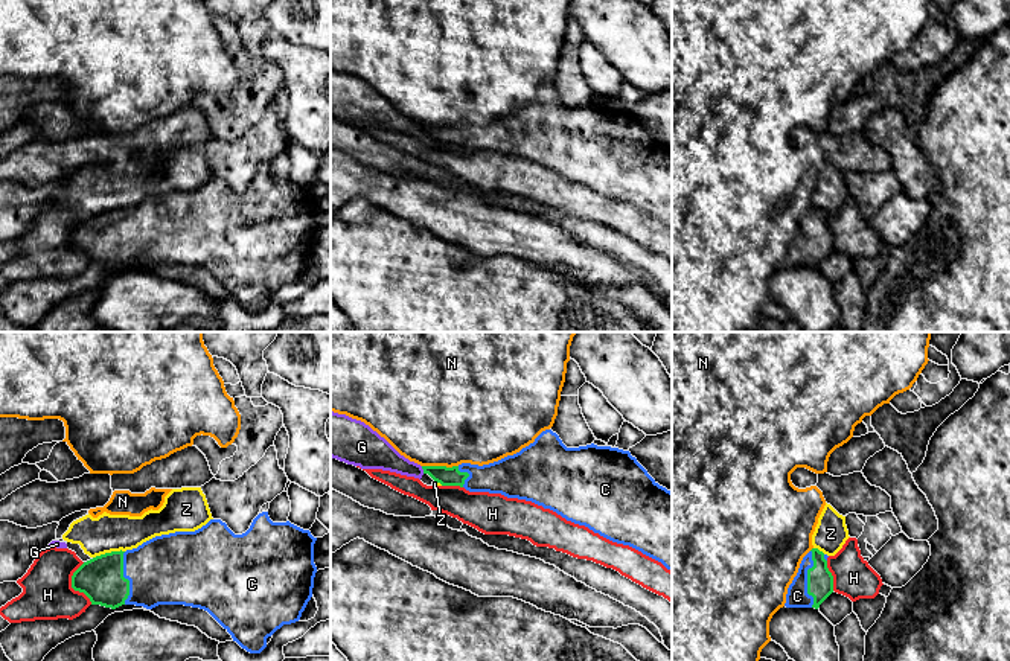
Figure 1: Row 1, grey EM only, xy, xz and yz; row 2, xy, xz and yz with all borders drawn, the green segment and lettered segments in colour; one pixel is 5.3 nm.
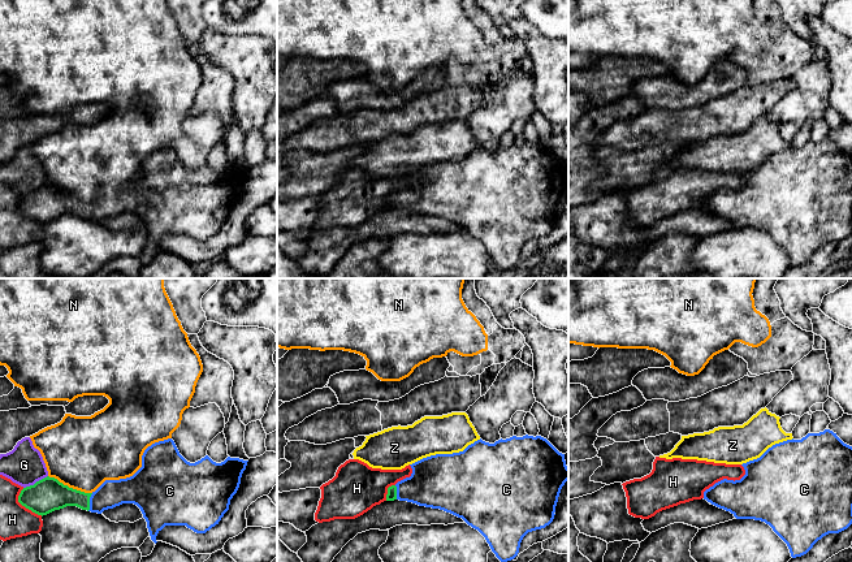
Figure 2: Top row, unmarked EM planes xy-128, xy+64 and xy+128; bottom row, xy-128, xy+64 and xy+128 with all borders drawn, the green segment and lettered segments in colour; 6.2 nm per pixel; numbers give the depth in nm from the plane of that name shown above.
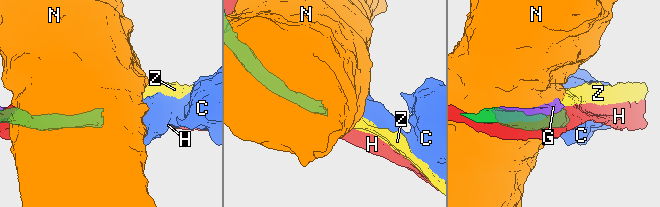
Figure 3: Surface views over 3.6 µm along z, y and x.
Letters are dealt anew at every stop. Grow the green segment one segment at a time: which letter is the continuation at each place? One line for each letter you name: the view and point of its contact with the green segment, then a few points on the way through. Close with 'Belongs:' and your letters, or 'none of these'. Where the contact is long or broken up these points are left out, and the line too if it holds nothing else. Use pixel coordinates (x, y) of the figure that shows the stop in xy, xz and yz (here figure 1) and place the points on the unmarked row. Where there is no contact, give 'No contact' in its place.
C: Touches green at yz (808, 238)
Belongs: C

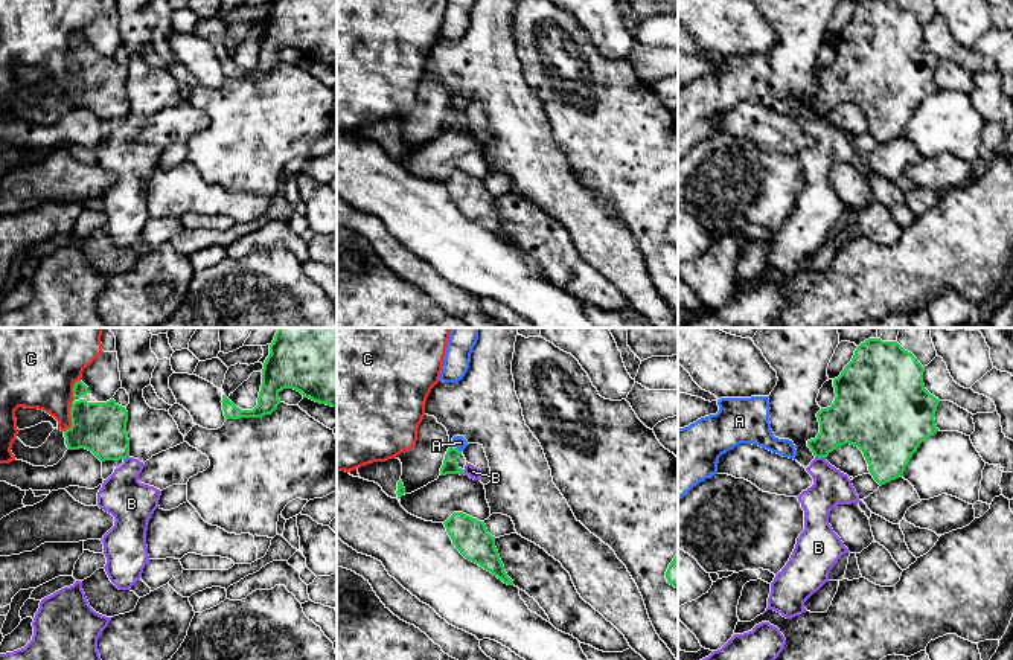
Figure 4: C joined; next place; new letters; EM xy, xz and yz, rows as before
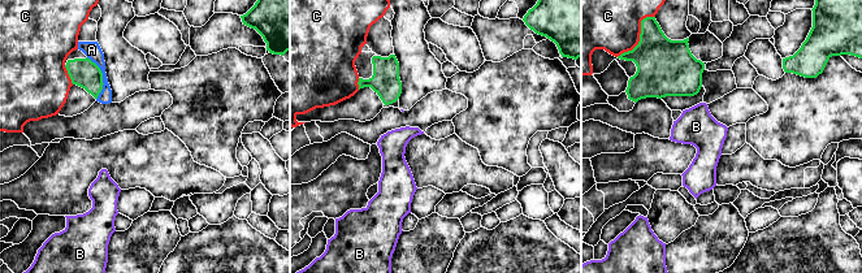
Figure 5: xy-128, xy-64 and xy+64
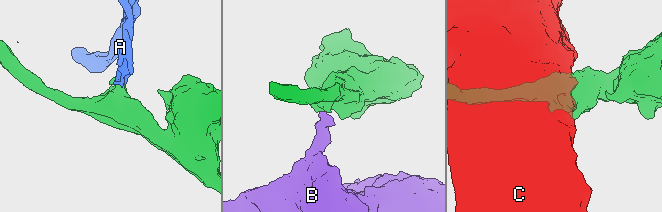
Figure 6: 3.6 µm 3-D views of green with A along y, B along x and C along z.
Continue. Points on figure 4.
Belongs: none of these

